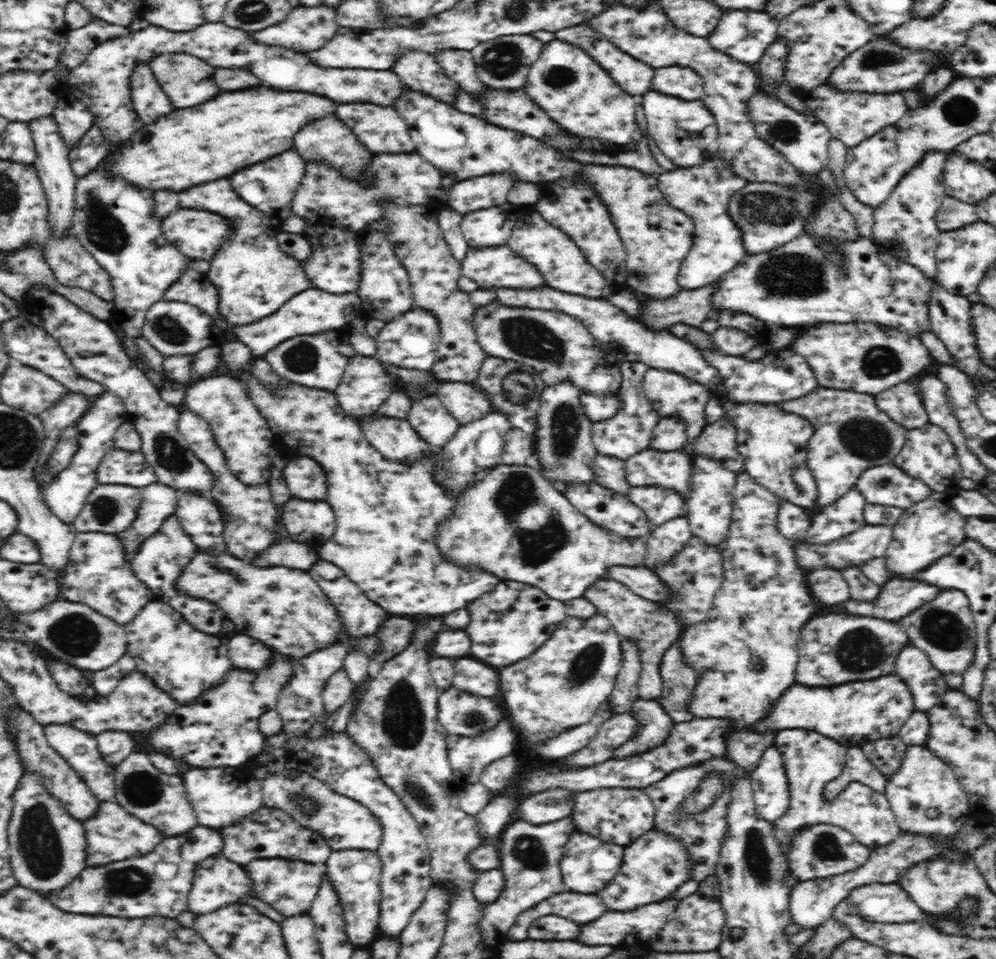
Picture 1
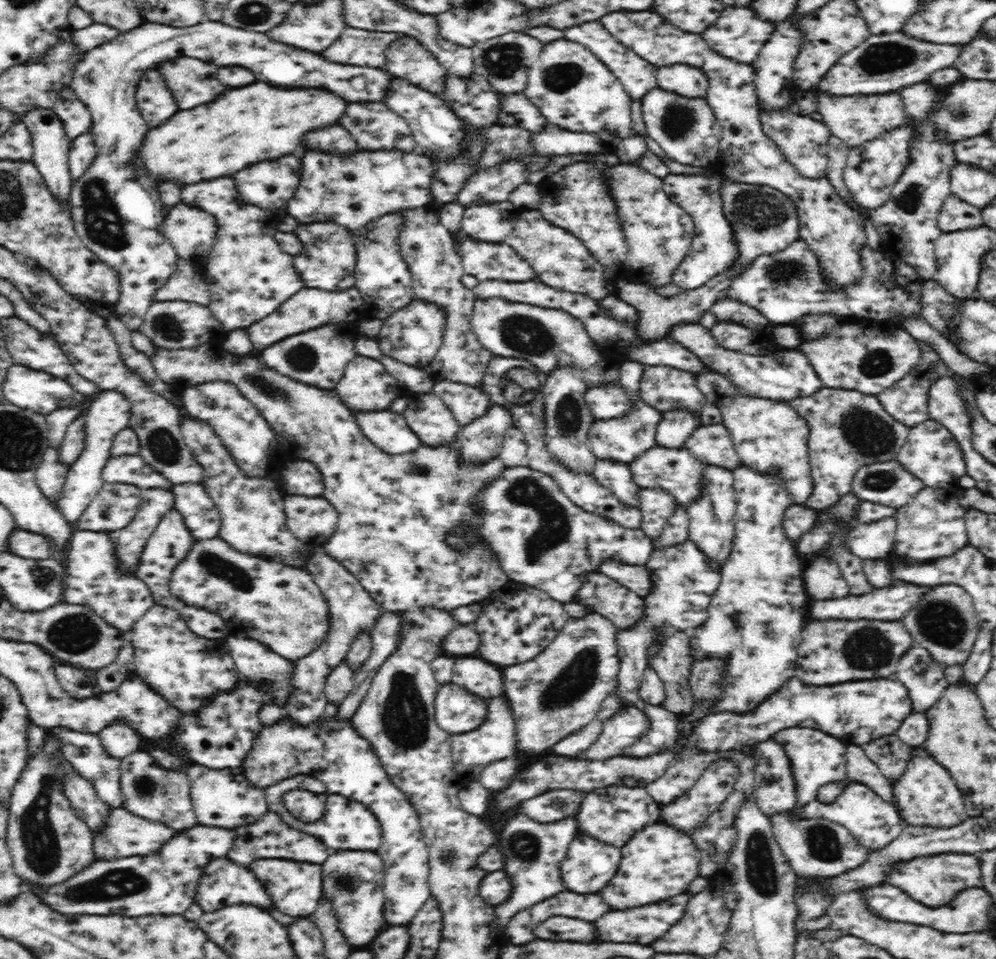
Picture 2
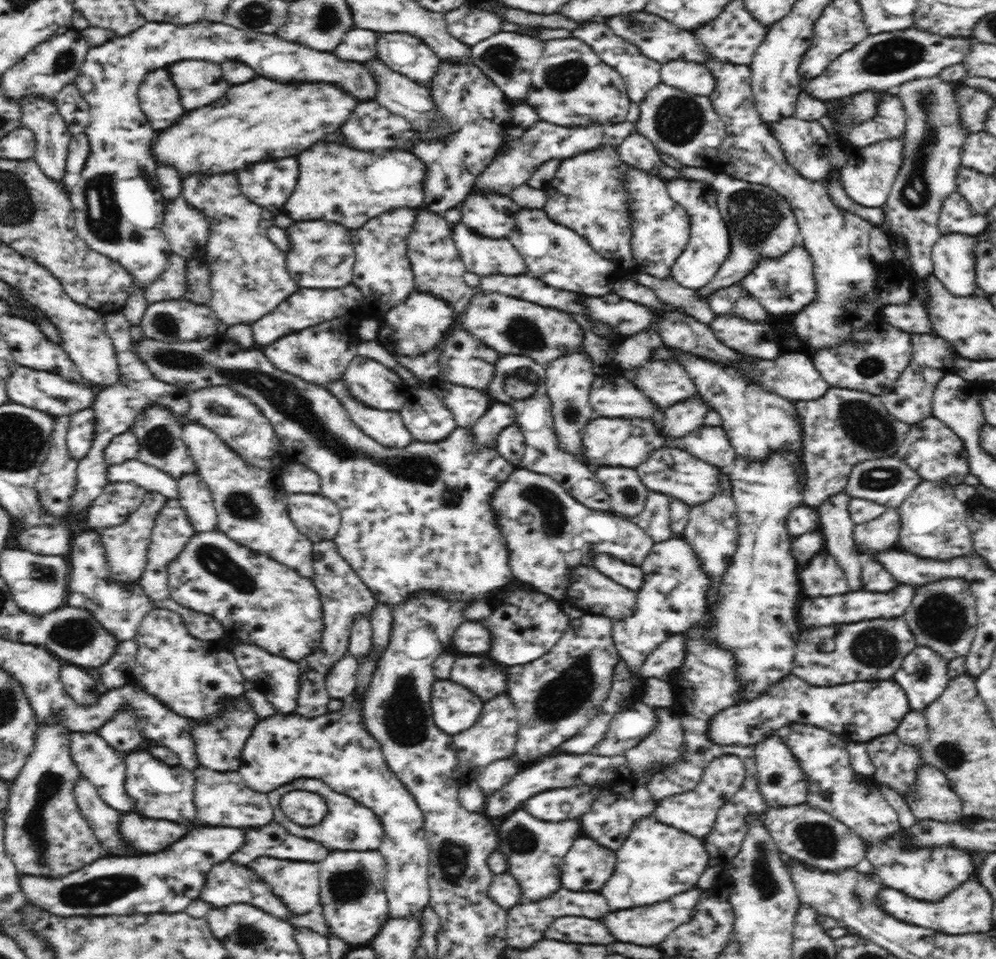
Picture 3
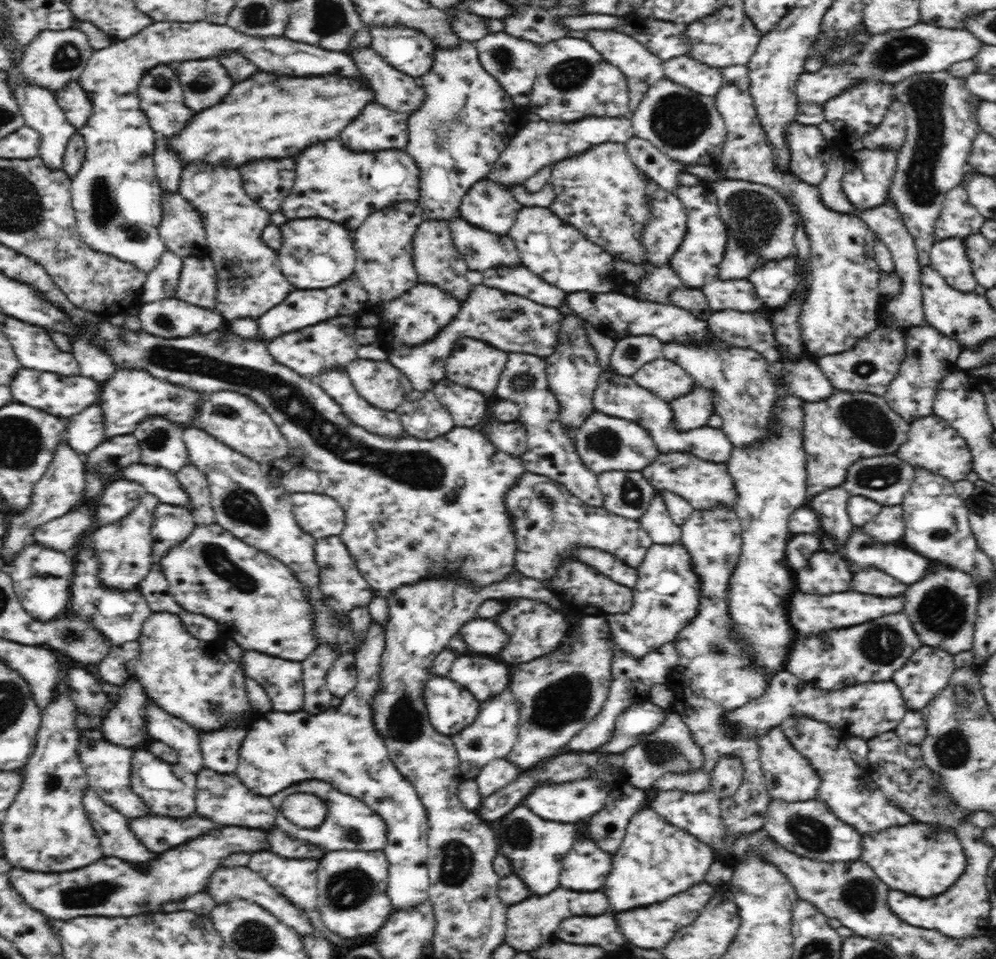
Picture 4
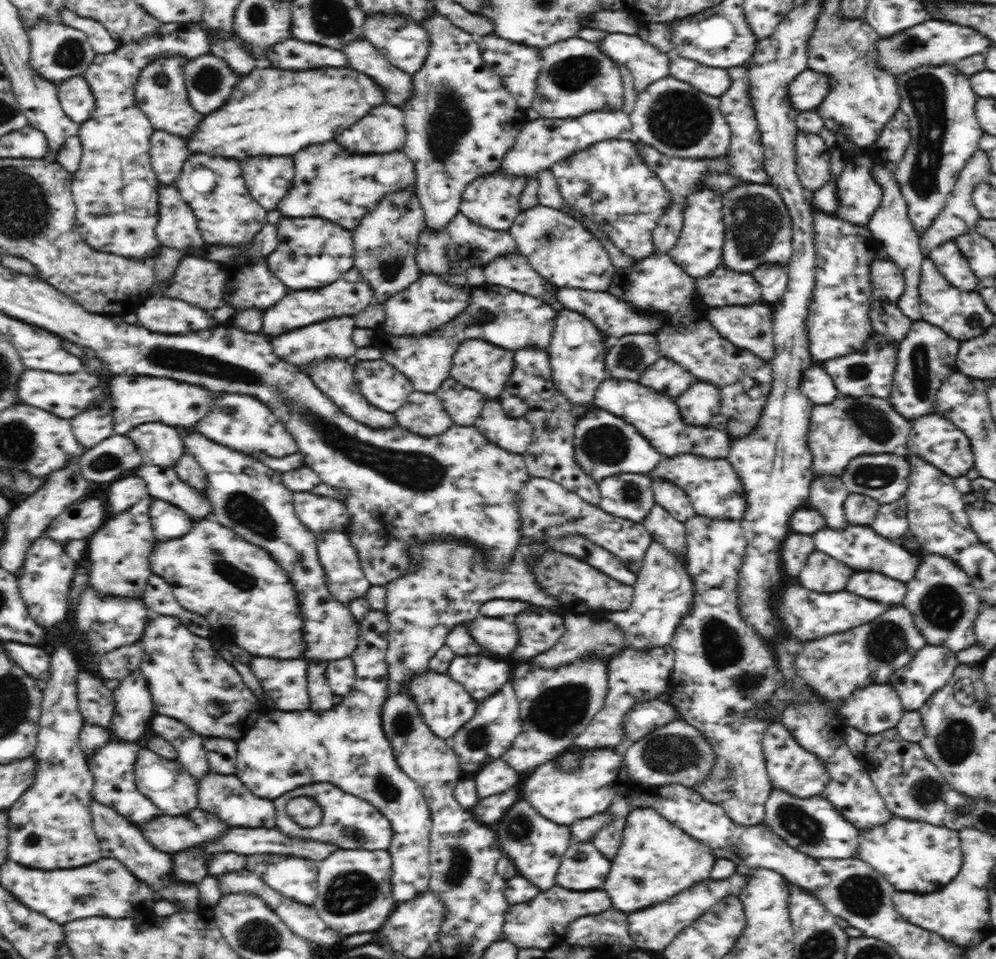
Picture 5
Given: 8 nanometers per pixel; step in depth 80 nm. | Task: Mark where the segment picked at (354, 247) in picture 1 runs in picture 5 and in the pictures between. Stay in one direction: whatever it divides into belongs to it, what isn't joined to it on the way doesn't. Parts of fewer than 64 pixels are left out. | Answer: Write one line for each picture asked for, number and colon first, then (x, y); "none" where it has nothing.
2: (328, 260)
3: (322, 256)
4: (315, 253)
5: (312, 252)

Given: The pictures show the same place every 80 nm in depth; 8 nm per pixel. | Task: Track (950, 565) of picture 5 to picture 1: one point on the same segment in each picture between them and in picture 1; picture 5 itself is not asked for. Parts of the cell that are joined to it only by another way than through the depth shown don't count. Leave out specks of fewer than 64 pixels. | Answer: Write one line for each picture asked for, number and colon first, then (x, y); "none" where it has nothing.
1: (944, 628)
2: (944, 622)
3: (942, 616)
4: (942, 607)

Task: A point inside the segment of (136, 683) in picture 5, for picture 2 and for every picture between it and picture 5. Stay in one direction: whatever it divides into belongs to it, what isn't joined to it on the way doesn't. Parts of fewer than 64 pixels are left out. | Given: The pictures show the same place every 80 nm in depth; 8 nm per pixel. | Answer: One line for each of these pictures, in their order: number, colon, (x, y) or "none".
2: (119, 741)
3: (122, 734)
4: (124, 726)

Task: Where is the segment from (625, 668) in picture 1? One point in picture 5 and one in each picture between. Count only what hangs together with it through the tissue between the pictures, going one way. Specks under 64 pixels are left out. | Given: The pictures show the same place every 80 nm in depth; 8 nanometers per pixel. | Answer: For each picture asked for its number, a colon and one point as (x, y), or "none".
2: (683, 579)
3: (672, 599)
4: (666, 597)
5: (663, 594)

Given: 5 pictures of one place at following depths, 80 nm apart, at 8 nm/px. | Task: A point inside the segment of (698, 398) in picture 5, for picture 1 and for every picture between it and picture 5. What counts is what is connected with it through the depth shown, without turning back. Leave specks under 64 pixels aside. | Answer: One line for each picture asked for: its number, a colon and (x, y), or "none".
1: (669, 434)
2: (676, 426)
3: (680, 419)
4: (693, 410)

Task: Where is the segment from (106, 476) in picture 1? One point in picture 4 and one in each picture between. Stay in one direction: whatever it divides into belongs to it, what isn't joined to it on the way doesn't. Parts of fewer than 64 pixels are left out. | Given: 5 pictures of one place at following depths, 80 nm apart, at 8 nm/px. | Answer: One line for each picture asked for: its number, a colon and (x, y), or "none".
2: (131, 470)
3: (139, 473)
4: (162, 483)

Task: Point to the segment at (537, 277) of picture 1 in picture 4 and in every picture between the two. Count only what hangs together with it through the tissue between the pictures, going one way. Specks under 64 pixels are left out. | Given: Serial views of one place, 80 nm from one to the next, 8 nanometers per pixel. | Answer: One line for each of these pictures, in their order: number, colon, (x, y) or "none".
2: (486, 261)
3: (482, 256)
4: (483, 251)

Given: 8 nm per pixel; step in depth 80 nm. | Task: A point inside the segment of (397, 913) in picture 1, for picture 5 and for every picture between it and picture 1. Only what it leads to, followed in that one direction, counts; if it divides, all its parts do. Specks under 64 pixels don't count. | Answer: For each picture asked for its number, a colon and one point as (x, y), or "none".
2: (333, 752)
3: (335, 748)
4: (341, 746)
5: (346, 746)

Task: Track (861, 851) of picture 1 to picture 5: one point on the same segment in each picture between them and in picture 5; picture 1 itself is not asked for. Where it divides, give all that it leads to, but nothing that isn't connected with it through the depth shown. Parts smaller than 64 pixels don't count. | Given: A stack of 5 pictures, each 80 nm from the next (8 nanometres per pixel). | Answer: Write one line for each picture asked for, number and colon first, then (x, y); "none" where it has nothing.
2: (816, 848)
3: (811, 836)
4: (809, 828)
5: (812, 825)

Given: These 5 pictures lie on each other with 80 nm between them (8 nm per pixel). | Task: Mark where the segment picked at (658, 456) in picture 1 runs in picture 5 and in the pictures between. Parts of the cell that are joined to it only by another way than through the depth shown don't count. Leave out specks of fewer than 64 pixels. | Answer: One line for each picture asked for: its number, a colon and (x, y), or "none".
2: (677, 471)
3: (672, 471)
4: (704, 484)
5: (712, 485)

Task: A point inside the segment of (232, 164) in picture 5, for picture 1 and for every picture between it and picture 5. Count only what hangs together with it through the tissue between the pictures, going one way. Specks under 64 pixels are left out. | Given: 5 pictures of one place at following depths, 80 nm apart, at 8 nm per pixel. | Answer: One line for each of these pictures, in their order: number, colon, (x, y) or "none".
1: (253, 277)
2: (249, 276)
3: (249, 278)
4: (250, 282)

